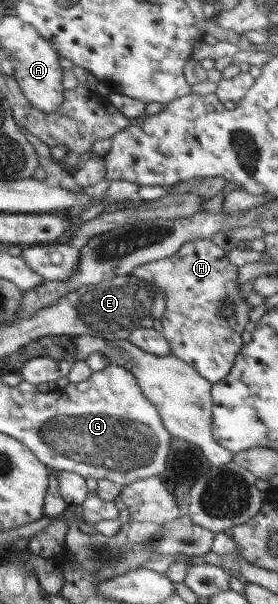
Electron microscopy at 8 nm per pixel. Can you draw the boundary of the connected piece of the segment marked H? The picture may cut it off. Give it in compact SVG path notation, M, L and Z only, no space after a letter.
M197 238L179 246L177 253L157 261L139 265L132 270L138 279L155 285L165 297L165 312L161 319L163 337L169 341L171 354L191 365L201 377L212 384L221 381L233 367L235 356L243 345L241 333L249 323L249 313L254 308L247 302L248 286L239 283L237 265L229 260L227 252L212 239Z

